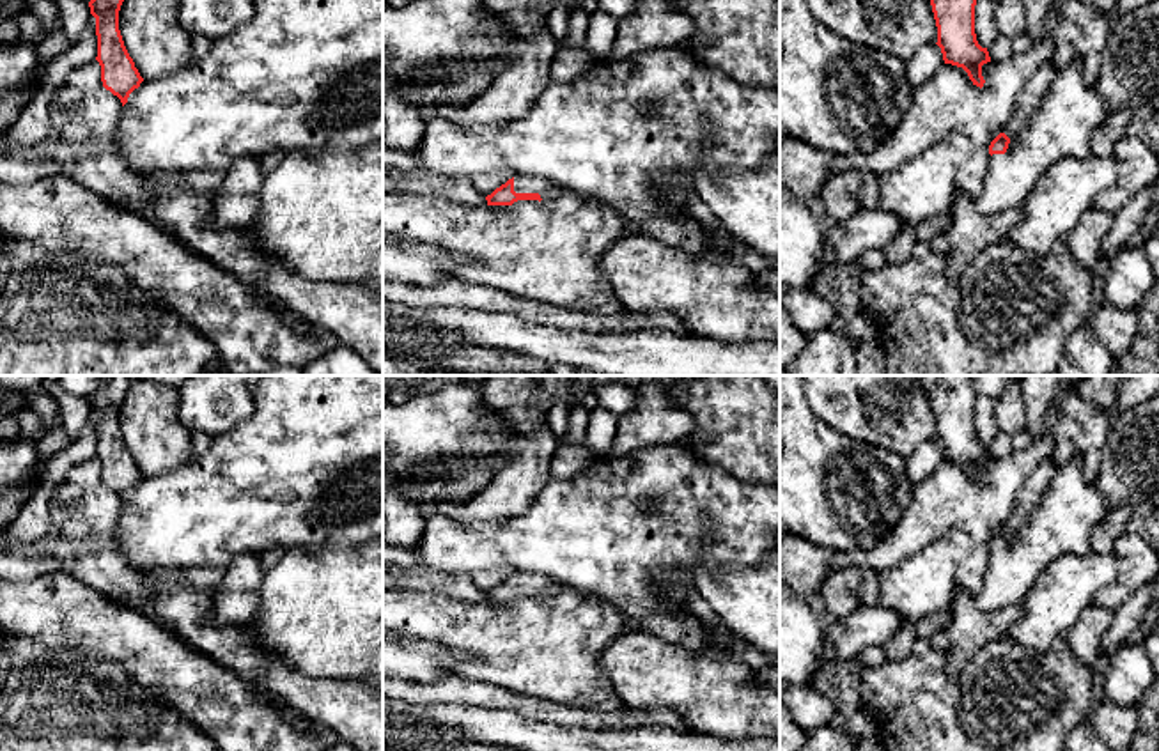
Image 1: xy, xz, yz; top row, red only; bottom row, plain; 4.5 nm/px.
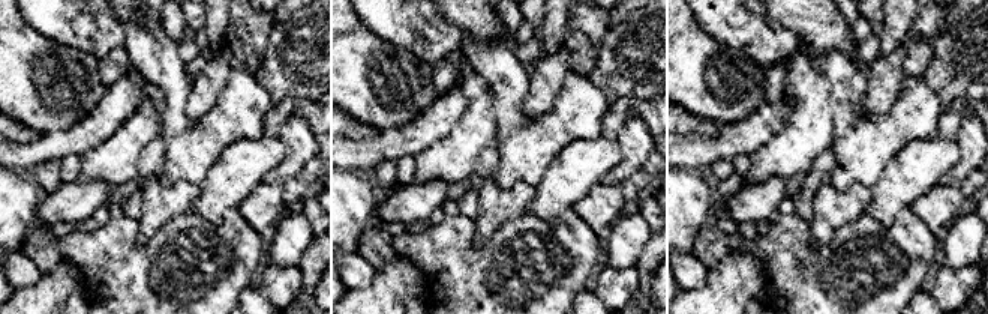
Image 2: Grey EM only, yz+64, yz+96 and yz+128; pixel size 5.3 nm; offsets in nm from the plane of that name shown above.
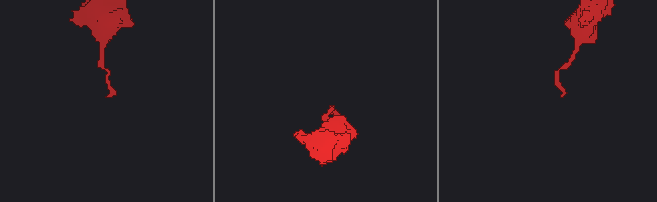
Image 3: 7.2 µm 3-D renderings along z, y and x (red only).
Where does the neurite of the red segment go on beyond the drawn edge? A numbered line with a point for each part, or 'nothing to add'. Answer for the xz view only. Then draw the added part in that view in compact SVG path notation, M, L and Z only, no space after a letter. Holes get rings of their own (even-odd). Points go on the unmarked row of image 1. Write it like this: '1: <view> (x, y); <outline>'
1: xz (548, 649); M514 572L516 590L539 590L539 597L512 602L468 602L436 592L383 592L383 636L450 646L466 655L461 677L487 682L516 694L555 701L571 708L613 712L624 703L599 668L603 650L633 625L617 606L546 576Z

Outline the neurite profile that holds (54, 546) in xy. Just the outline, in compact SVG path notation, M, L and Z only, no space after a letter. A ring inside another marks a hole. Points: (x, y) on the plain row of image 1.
M48 533L30 542L28 556L43 561L58 561L64 570L71 570L82 554L97 553L108 540L76 540L60 533Z

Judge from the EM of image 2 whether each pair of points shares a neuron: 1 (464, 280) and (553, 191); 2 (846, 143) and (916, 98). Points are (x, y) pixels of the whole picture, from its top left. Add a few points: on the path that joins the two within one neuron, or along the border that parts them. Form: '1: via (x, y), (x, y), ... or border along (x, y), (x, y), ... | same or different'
1: border along (528, 209), (550, 224), (561, 217) | different
2: via (864, 143), (874, 140), (898, 116) | same

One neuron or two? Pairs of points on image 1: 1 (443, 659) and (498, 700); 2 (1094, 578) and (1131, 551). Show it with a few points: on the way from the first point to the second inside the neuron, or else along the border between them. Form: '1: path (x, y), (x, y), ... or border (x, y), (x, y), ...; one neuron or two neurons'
1: border (456, 672), (435, 681), (415, 682); two neurons
2: border (1113, 555), (1117, 576), (1094, 597); two neurons

